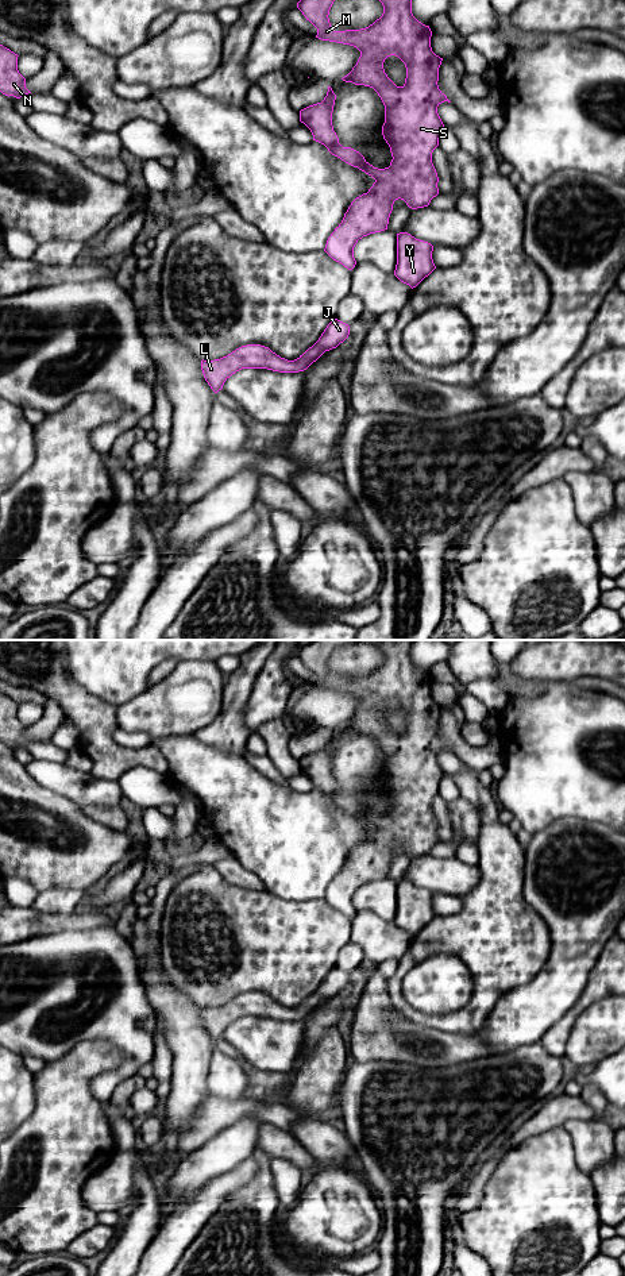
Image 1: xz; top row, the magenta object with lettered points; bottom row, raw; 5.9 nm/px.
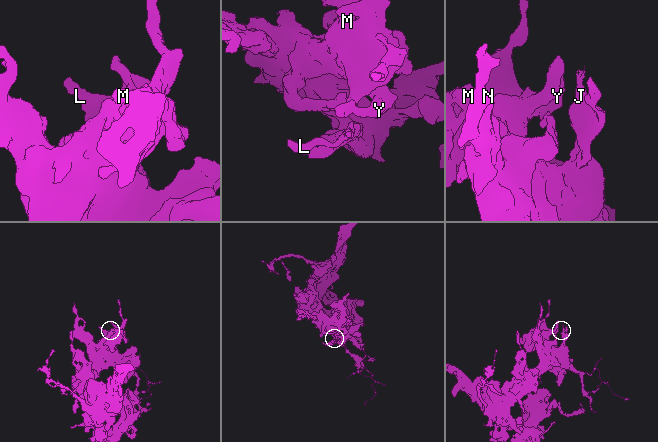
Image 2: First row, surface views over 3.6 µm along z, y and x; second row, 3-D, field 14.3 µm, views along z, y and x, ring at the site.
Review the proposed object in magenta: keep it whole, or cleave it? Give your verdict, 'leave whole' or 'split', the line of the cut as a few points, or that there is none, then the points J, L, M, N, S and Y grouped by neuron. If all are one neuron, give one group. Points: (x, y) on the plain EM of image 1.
leave whole | no cut | J L M N S Y

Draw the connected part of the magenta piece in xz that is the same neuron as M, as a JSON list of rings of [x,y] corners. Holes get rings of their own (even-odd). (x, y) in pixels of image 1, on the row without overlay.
[[[313,640],[306,641],[297,651],[297,656],[306,668],[317,676],[316,686],[350,693],[360,699],[356,713],[342,728],[373,736],[385,753],[382,783],[393,805],[390,814],[385,817],[374,816],[359,799],[351,795],[343,795],[339,791],[339,786],[332,774],[336,743],[331,735],[328,735],[327,744],[321,751],[300,759],[300,770],[310,778],[313,789],[324,793],[332,803],[358,816],[375,828],[367,841],[363,841],[351,851],[342,871],[331,882],[324,897],[333,909],[342,911],[348,918],[352,918],[356,913],[354,895],[358,888],[370,882],[387,878],[396,848],[401,847],[409,856],[417,857],[428,855],[431,848],[439,843],[439,825],[432,812],[432,801],[439,794],[439,786],[444,772],[437,762],[437,755],[444,749],[451,749],[437,733],[439,716],[443,706],[432,699],[432,679],[429,674],[418,670],[412,662],[412,645],[416,641],[417,640]],[[355,641],[375,644],[383,654],[382,664],[366,676],[333,679],[328,666],[333,649]],[[390,703],[398,705],[405,712],[406,726],[402,735],[397,735],[385,721],[383,710]]]

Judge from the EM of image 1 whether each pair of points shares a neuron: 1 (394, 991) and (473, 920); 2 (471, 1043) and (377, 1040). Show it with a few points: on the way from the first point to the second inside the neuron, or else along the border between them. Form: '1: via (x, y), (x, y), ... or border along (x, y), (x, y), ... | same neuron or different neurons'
1: via (402, 968), (436, 937), (450, 935) | same neuron
2: via (448, 1043), (440, 1043), (436, 1039), (400, 1040) | same neuron

